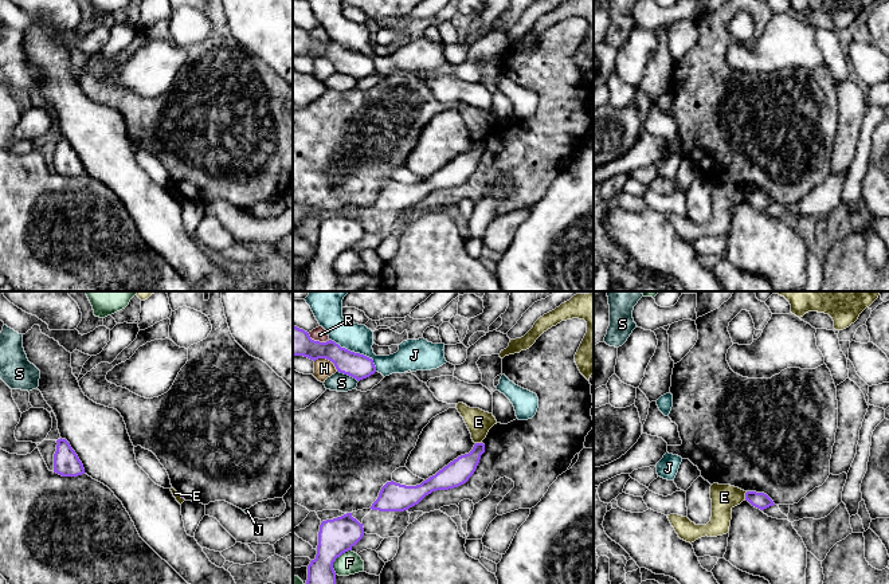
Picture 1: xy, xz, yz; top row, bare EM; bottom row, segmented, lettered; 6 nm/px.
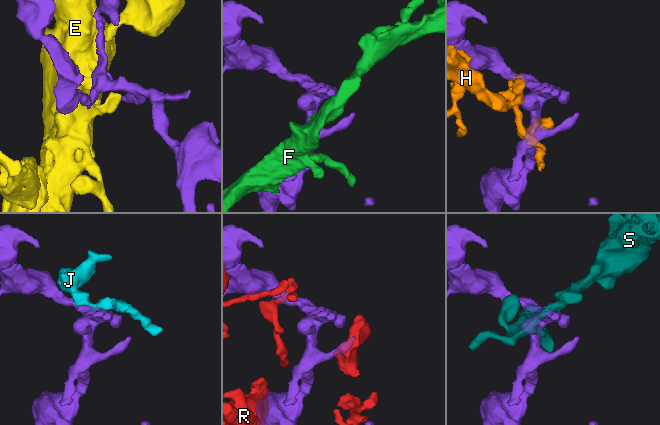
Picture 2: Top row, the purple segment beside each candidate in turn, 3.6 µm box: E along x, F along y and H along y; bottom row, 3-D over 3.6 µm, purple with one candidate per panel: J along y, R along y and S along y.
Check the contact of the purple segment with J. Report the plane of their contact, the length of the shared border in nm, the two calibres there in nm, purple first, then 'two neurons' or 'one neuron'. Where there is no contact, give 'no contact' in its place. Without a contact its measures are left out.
contact in xz; length 340 nm; calibres 150 and 170 nm; two neurons

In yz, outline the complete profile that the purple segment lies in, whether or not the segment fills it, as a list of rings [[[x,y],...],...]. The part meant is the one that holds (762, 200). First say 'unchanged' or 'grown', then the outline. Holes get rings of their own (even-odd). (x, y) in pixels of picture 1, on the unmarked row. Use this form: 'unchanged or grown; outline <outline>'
unchanged; outline [[[747,191],[745,200],[748,200],[752,205],[760,209],[764,209],[775,204],[774,200],[767,193],[756,191]]]

